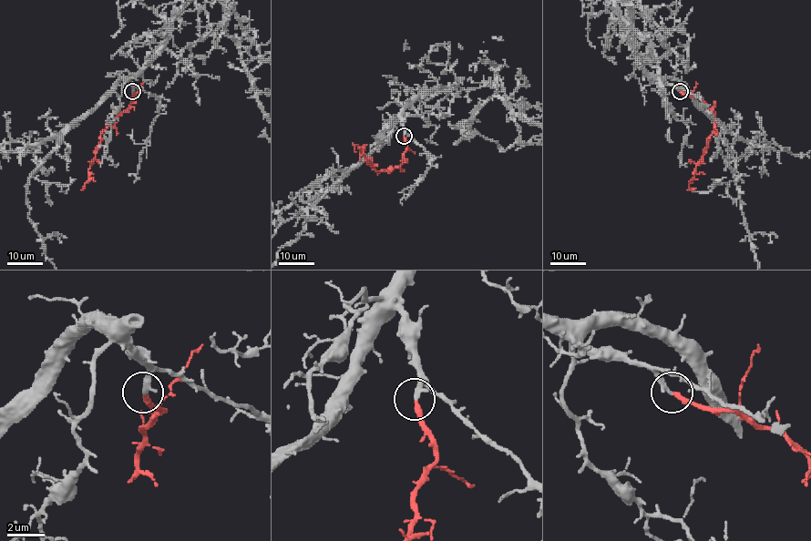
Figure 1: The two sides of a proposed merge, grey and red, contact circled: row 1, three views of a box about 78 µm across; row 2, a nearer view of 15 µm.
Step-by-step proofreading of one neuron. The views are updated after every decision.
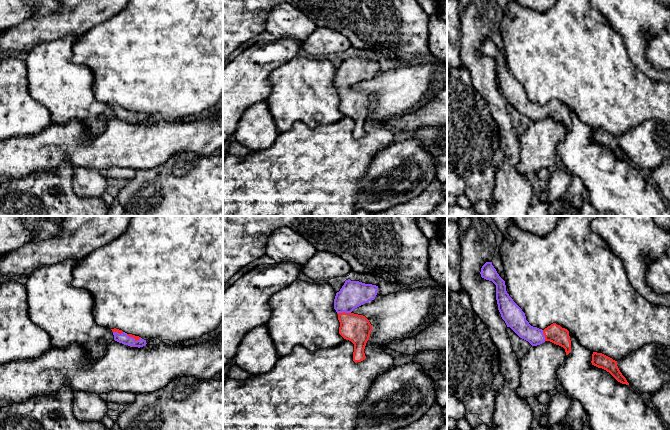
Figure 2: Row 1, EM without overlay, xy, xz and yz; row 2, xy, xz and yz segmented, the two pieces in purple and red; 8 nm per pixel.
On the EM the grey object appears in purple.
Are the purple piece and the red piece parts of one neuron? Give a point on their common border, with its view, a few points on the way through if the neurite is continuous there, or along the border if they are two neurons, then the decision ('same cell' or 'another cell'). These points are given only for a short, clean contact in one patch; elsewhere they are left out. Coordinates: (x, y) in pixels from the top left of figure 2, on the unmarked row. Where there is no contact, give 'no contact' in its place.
meets purple in xz at (343, 87); runs through xz (353, 70), (344, 79), (343, 87), (345, 93), (356, 104); same cell

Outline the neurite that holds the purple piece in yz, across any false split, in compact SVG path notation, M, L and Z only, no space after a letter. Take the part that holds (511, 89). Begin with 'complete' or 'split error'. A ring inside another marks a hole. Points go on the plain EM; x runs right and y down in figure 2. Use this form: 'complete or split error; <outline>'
split error; M486 38L481 44L481 53L492 57L496 61L496 76L498 86L507 103L510 103L520 114L537 122L550 117L565 125L566 131L571 127L569 107L556 99L544 106L533 103L526 96L525 89L513 77L506 67L505 57L499 52L492 38Z

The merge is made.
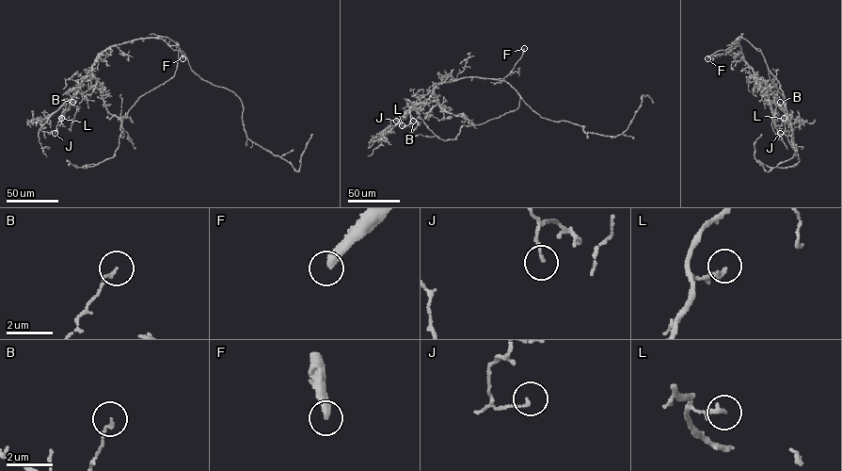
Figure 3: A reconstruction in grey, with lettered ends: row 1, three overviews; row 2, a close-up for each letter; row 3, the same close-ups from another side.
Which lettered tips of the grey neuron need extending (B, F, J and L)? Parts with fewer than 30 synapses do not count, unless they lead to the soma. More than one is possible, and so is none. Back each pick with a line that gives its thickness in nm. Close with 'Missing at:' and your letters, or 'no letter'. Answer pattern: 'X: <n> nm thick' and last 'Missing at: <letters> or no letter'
F: 380 nm thick
Missing at: F

